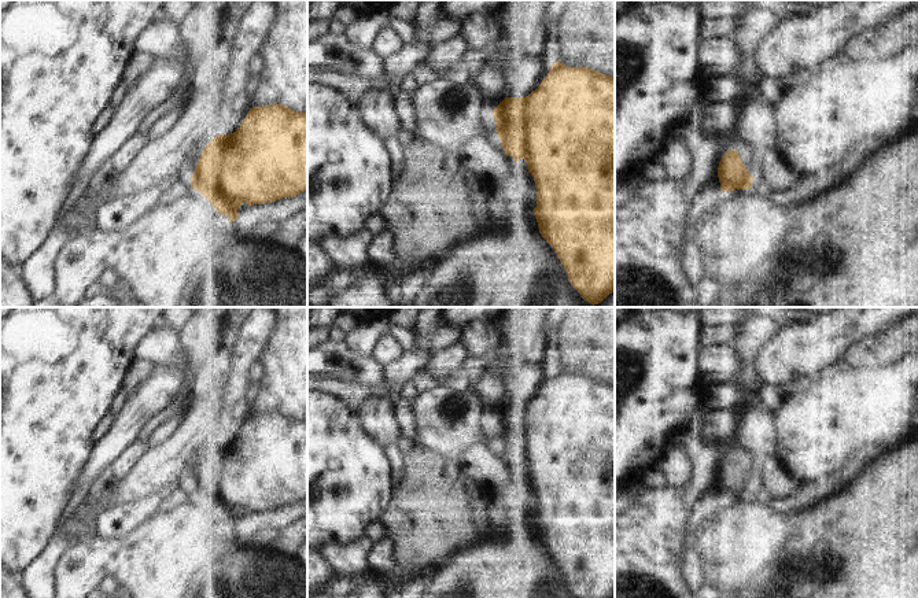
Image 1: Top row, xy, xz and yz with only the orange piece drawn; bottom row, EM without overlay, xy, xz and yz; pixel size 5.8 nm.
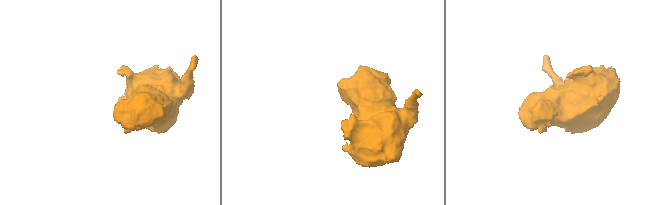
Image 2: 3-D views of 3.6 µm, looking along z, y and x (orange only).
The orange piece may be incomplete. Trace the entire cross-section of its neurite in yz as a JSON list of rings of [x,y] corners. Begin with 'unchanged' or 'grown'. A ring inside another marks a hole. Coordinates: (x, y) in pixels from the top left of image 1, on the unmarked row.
unchanged; [[[735,457],[722,464],[718,475],[718,484],[722,499],[752,495],[753,484],[745,476]]]

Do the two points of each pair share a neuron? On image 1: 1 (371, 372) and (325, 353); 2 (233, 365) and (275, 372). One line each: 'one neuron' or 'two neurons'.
1: one neuron
2: two neurons

